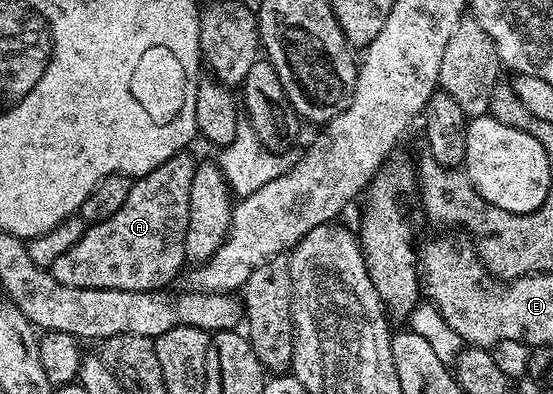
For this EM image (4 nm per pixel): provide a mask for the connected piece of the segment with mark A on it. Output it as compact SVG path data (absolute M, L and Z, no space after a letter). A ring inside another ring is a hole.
M182 153L163 161L151 173L133 179L131 193L127 201L107 221L86 226L83 237L63 253L63 257L53 262L51 268L55 281L63 285L75 285L83 289L119 289L120 291L156 291L166 288L177 274L182 274L181 266L186 266L185 238L189 232L189 202L191 201L191 181L197 172L195 159L189 153Z

